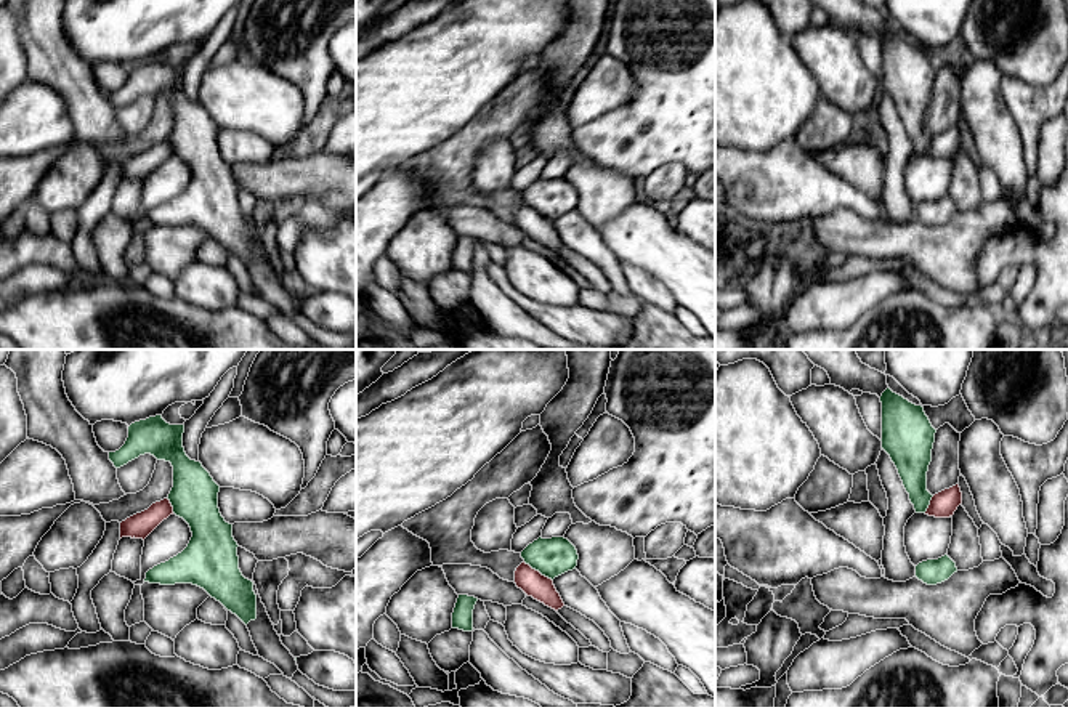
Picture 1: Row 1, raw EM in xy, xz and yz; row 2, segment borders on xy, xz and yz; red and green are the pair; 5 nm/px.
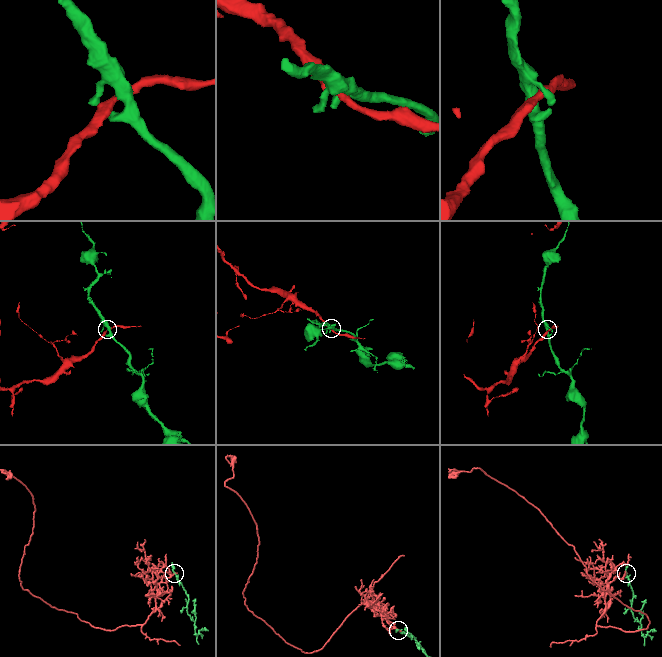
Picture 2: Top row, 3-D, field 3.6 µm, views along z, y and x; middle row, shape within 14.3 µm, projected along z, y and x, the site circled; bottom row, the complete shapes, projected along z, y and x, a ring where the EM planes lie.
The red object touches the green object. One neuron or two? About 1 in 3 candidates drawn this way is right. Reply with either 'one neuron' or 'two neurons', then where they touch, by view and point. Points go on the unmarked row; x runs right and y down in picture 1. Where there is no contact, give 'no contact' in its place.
two neurons; contact xz (538, 212)

